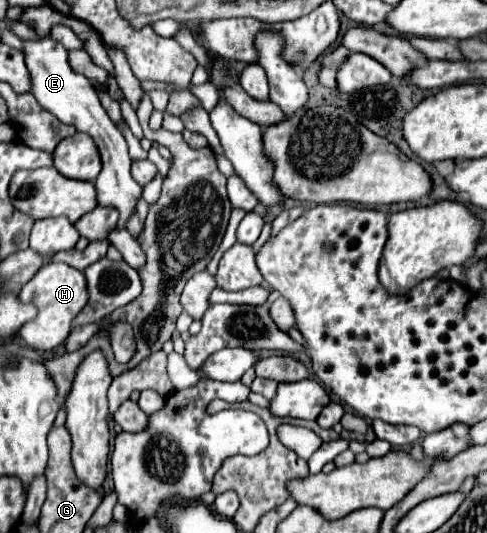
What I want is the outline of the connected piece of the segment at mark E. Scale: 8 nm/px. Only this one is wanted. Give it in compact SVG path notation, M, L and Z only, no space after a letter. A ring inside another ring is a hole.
M43 36L35 42L23 40L21 52L25 56L29 80L33 82L31 94L35 94L37 102L43 108L47 108L49 112L53 112L63 124L73 124L79 132L87 132L95 140L101 160L103 160L103 170L95 180L97 200L99 200L99 206L115 208L119 212L117 230L123 230L137 206L137 198L141 198L141 194L143 194L143 188L131 176L131 158L129 158L127 142L125 142L123 134L111 122L111 118L105 114L105 108L101 106L99 96L97 96L95 88L91 86L89 78L71 70L69 54L59 42L51 40L51 36Z

